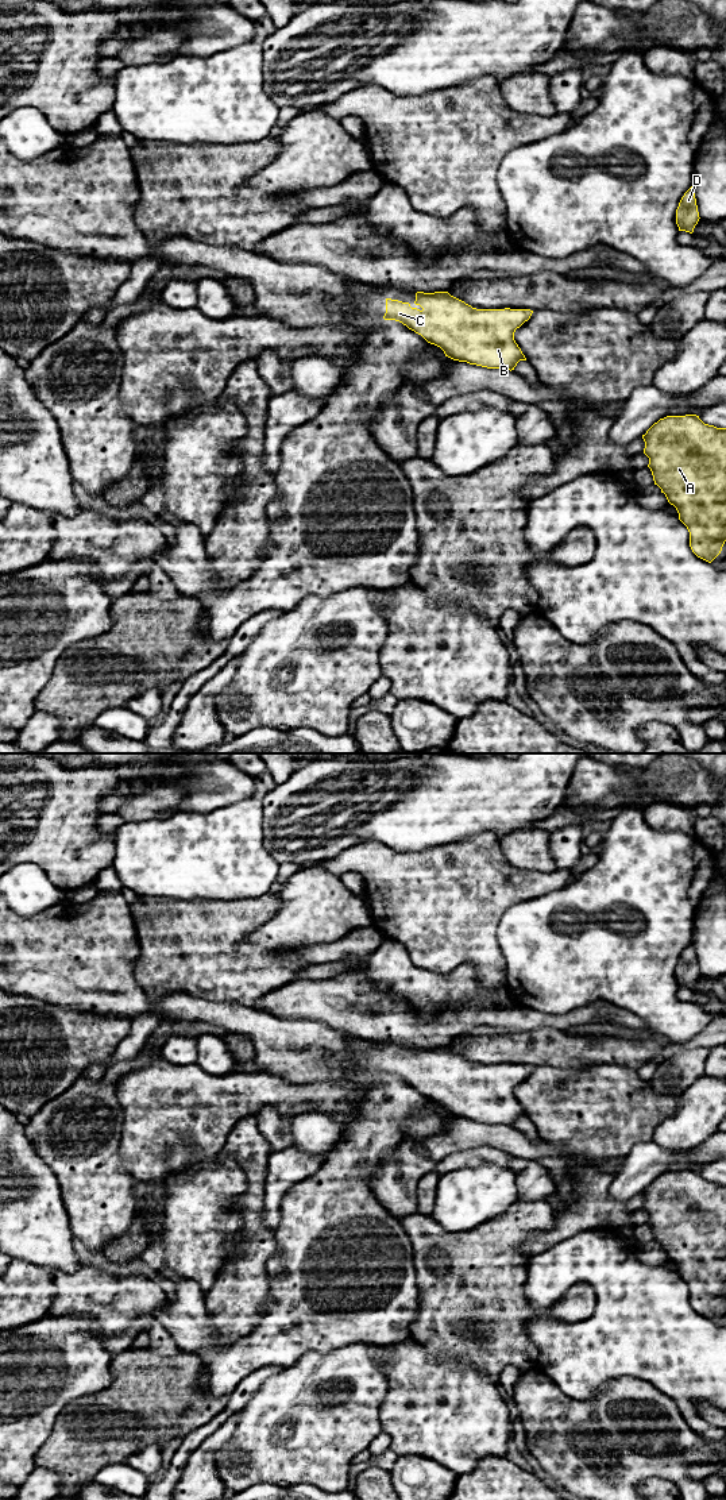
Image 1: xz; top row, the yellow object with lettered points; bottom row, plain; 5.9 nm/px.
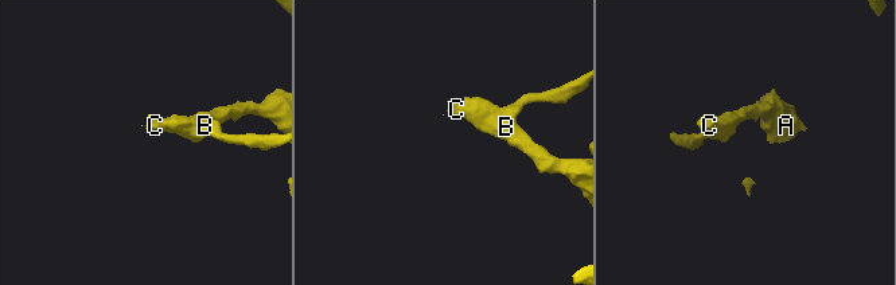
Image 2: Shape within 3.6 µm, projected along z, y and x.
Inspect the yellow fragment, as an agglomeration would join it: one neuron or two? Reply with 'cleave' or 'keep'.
keep

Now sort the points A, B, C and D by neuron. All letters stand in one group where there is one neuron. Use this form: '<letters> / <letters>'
A B C D

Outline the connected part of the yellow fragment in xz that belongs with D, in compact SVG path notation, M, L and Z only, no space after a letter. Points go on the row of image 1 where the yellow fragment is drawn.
M691 186L681 197L679 207L676 209L676 224L679 227L679 231L692 234L699 219L700 217L698 212L694 186Z

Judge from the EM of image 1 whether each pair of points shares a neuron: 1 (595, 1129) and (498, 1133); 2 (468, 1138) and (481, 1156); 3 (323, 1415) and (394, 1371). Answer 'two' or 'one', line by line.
1: two
2: two
3: two

